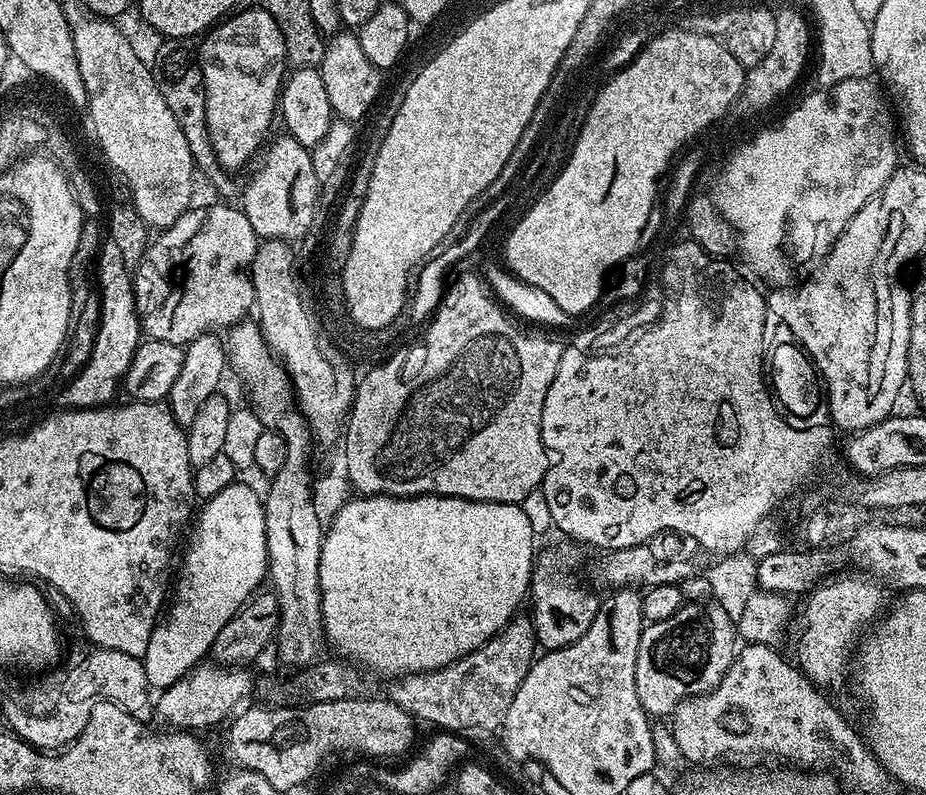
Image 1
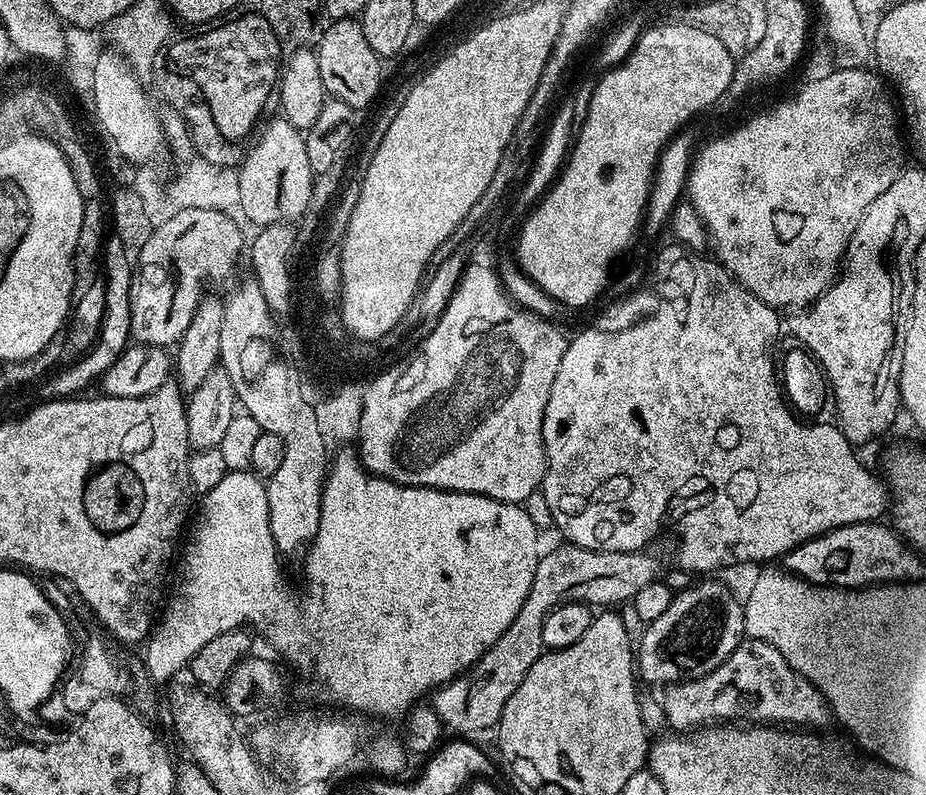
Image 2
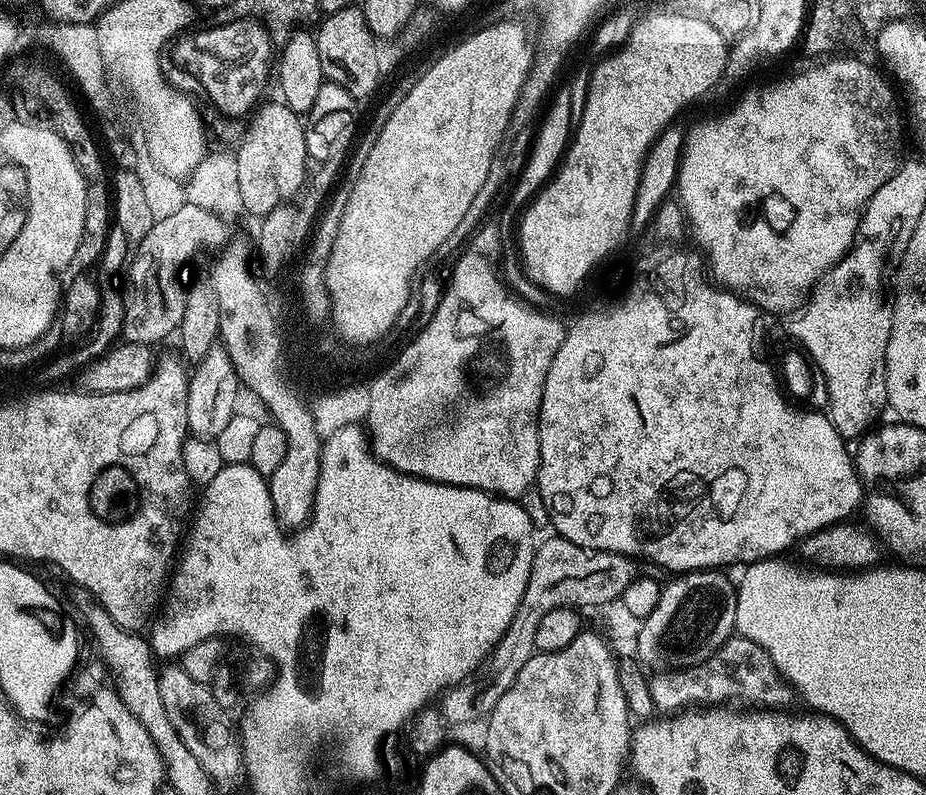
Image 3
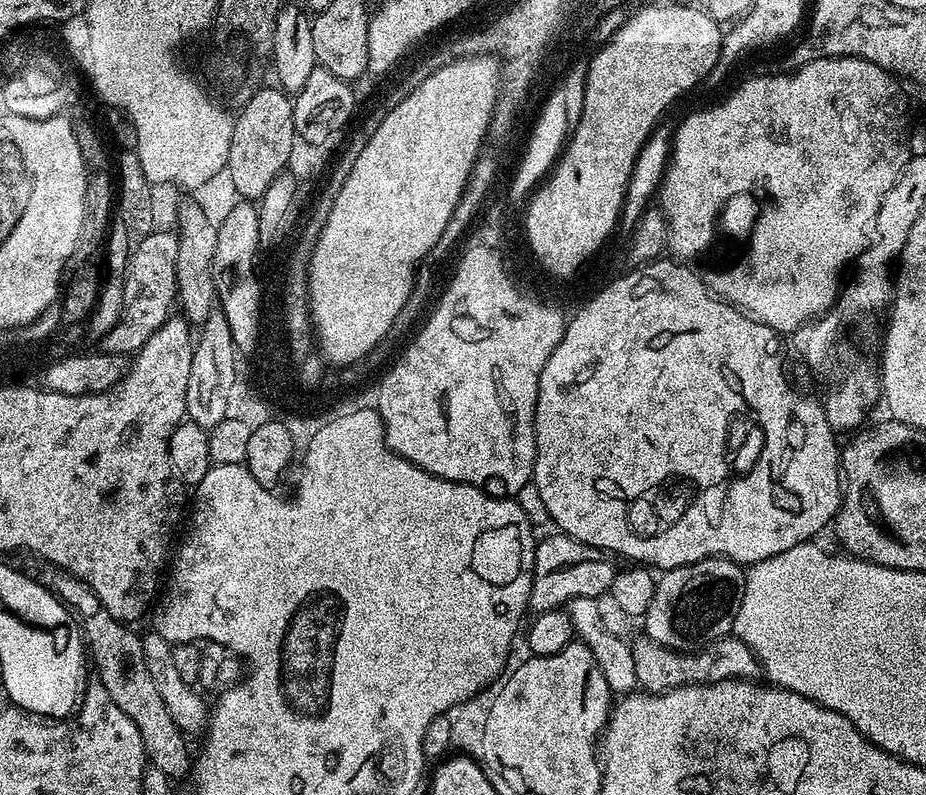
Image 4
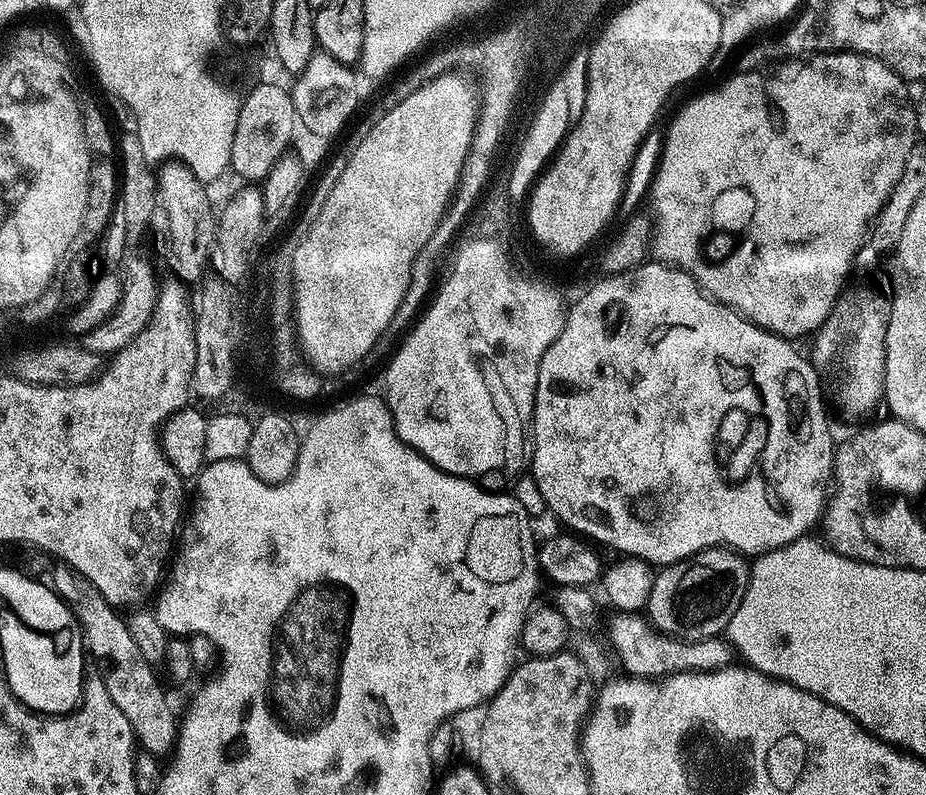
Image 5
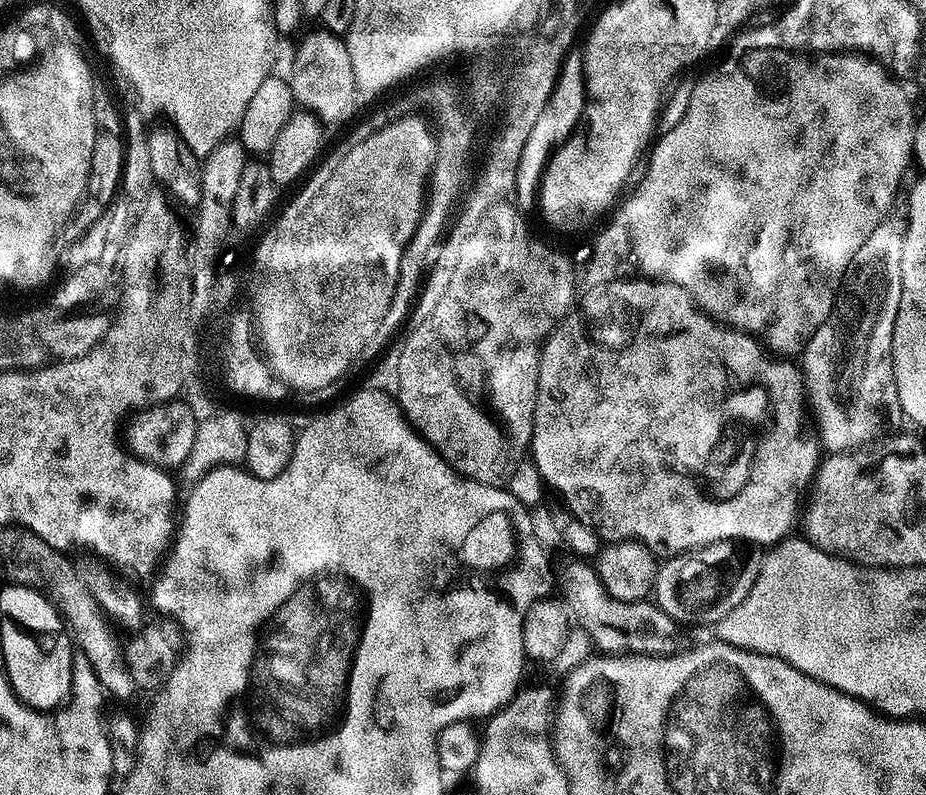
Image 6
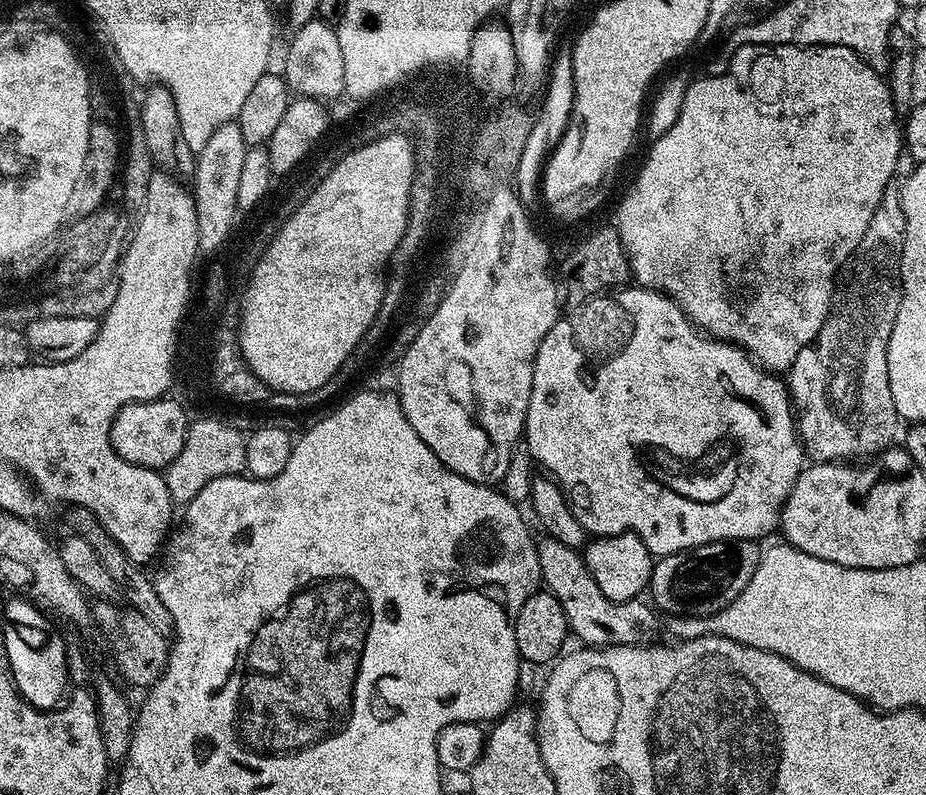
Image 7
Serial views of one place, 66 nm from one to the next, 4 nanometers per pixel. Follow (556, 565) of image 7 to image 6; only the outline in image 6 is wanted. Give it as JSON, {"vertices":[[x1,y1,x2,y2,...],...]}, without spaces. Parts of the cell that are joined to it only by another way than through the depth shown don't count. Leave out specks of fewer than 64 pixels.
{"vertices":[[572,562,558,572,558,592,584,632,604,654,631,654,644,657,668,657,677,651,678,625,651,599,622,602,602,586,600,575,588,562]]}

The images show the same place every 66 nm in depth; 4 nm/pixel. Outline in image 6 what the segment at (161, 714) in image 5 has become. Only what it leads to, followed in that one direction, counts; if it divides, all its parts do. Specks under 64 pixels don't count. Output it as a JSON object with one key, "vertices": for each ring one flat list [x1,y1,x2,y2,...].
{"vertices":[[9,527,6,535,8,537,4,540,4,552,8,555,8,572,12,575,9,577,15,583,26,584,43,592,51,600,57,612,63,616,75,647,84,652,86,658,90,658,90,666,109,697,117,696,120,700,128,700,137,694,138,687,131,666,128,665,125,645,120,645,120,640,116,637,117,629,101,610,94,594,90,594,81,569,76,569,65,553,42,542,42,538,24,528]]}

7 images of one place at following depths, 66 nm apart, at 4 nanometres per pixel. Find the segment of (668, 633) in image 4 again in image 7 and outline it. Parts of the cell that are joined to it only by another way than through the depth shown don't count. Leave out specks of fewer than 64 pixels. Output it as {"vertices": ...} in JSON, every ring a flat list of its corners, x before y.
{"vertices":[[738,540,703,544,659,557,652,566,651,599,661,613,701,618,713,616,746,590,746,582,754,578,754,570,760,565,761,551,761,545,755,540]]}

